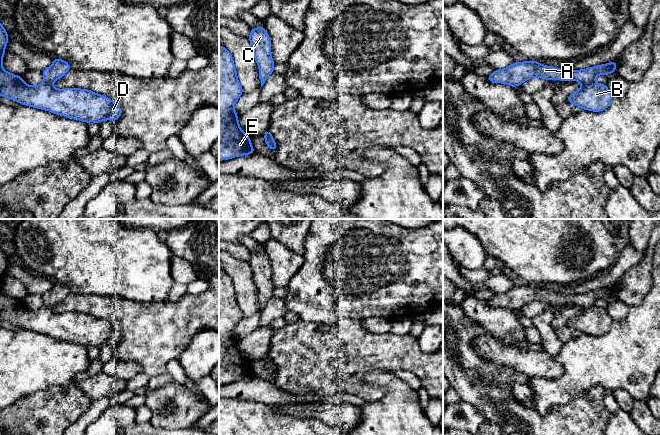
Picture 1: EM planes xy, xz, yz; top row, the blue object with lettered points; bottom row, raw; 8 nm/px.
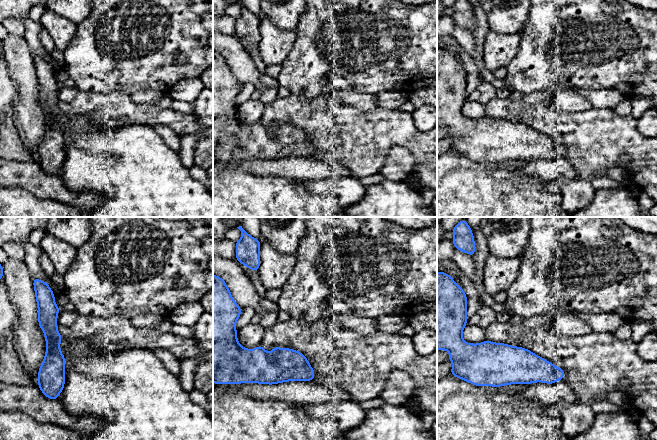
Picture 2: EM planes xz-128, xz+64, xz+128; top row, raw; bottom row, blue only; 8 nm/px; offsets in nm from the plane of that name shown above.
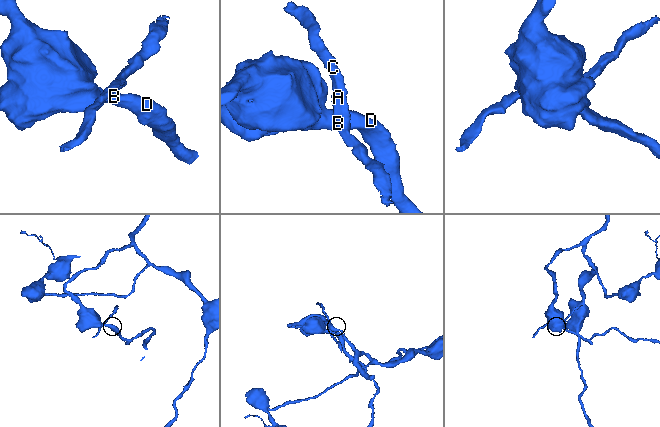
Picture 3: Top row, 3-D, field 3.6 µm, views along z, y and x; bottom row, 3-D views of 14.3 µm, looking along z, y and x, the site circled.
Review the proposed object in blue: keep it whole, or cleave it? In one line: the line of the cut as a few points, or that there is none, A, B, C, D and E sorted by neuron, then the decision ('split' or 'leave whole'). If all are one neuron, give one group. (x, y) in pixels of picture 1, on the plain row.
cut xz (264, 359), (276, 370); groups A C / B D E; split

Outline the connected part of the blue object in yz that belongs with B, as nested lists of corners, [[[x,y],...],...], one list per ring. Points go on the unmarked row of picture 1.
[[[595,306],[584,308],[579,315],[573,316],[567,325],[573,330],[579,330],[582,334],[601,336],[608,332],[613,320],[606,308]]]

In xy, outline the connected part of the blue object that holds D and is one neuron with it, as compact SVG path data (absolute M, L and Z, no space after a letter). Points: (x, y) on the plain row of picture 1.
M0 247L0 319L37 333L77 343L82 346L100 347L103 344L116 345L122 339L121 331L109 321L88 313L56 313L43 306L30 310L21 300L9 297L2 291L2 283L9 258Z

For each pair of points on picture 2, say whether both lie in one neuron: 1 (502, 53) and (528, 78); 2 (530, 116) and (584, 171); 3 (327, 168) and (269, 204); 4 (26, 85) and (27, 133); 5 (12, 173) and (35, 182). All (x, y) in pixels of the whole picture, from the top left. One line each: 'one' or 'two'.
1: two
2: one
3: two
4: one
5: one

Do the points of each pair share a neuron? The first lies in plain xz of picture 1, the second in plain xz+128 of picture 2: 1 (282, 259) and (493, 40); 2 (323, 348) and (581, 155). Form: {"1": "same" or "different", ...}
{"1": "same", "2": "same"}

